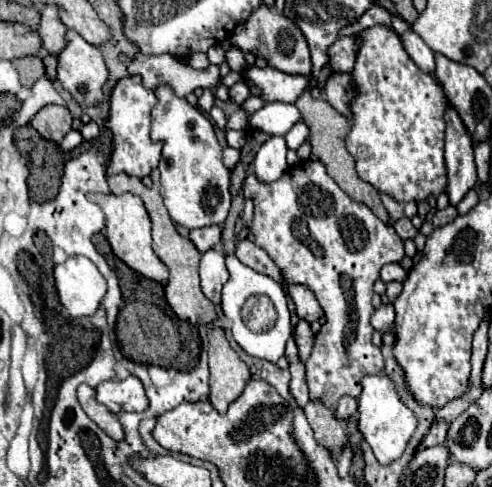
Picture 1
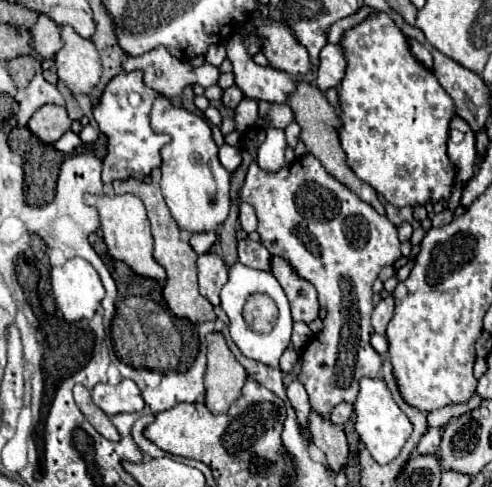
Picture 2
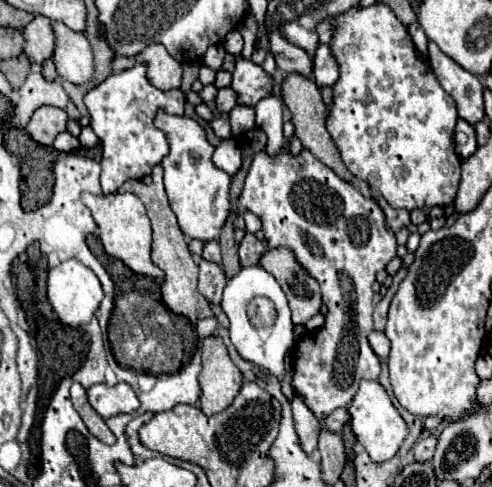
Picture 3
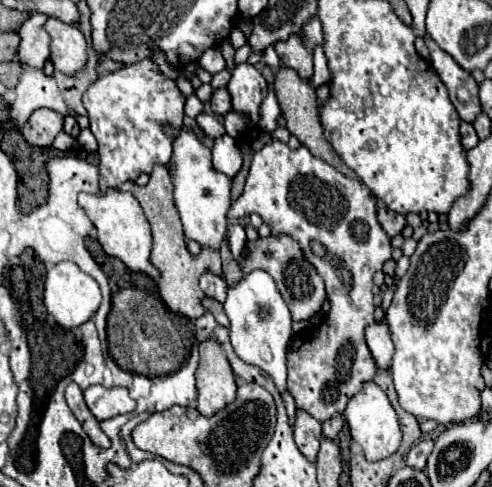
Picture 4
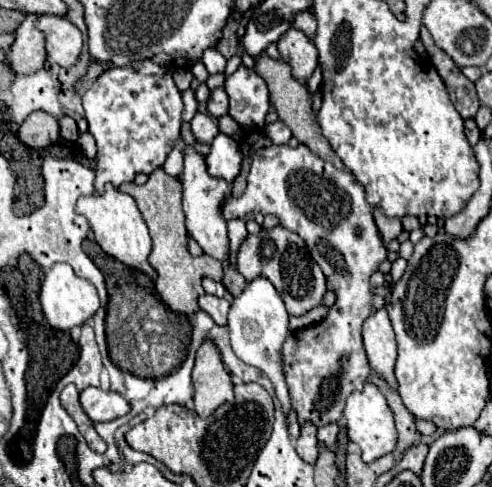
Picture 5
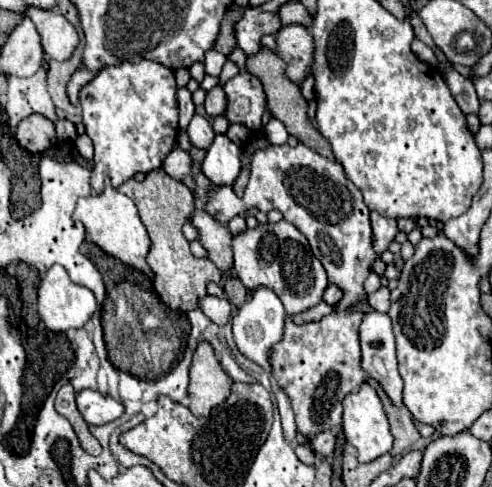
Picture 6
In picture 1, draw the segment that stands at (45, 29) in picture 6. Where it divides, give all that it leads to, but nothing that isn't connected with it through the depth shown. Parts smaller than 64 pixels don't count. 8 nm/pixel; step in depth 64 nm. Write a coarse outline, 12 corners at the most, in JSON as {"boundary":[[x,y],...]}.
{"boundary":[[66,32],[58,80],[78,104],[98,104],[108,70],[100,50]]}

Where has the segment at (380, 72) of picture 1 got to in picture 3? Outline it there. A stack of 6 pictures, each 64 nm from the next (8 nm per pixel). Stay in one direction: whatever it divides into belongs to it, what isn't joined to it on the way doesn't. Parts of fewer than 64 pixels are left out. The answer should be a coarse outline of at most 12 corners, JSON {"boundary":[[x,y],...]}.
{"boundary":[[388,4],[332,18],[326,130],[396,210],[460,188],[458,112]]}

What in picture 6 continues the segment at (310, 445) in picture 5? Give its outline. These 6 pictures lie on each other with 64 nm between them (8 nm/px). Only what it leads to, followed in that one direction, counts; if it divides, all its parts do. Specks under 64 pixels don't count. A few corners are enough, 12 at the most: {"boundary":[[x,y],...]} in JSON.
{"boundary":[[296,446],[296,456],[308,466],[316,464],[310,446]]}

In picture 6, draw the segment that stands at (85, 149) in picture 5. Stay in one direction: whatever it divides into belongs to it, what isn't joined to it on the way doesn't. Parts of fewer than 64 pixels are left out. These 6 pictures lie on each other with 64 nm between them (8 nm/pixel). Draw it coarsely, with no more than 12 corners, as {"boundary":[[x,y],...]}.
{"boundary":[[78,136],[76,148],[82,158],[92,160],[92,140]]}

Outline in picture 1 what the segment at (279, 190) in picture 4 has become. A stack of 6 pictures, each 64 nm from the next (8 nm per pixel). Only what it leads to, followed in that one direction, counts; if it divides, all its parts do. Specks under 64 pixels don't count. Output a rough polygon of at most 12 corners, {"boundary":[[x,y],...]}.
{"boundary":[[320,160],[250,172],[250,232],[326,322],[306,362],[334,406],[380,374],[372,286],[404,248]]}

